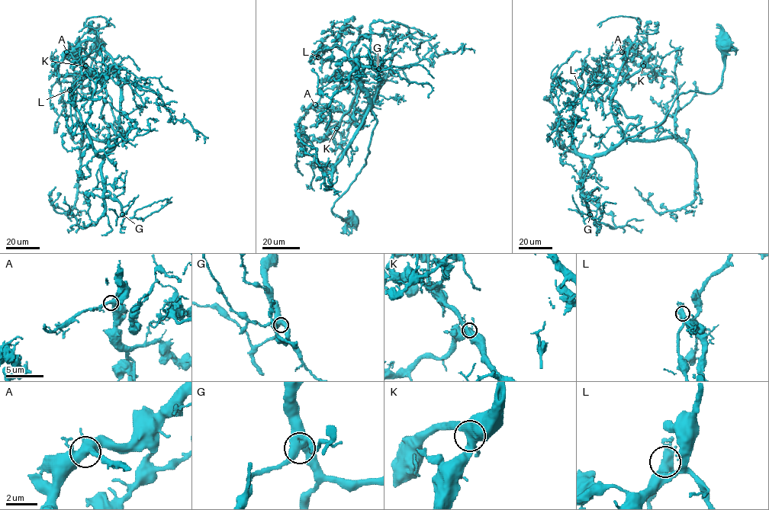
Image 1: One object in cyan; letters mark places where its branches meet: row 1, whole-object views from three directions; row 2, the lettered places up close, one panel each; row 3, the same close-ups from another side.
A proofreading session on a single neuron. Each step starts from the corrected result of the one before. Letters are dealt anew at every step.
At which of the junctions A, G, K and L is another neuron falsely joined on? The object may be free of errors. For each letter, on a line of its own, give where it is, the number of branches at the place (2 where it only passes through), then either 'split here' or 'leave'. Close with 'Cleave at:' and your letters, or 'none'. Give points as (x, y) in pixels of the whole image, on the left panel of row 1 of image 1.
A: at (66, 52); 4 branches meet; leave
G: at (122, 214); 4 branches meet; leave
K: at (85, 65); 4 branches meet; leave
L: at (69, 90); 4 branches meet; split here
Cleave at: L

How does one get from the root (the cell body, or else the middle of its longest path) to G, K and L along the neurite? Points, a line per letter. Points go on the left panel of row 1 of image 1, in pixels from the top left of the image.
G: (100, 44), (81, 91), (111, 100), (121, 135), (101, 176), (122, 214)
K: (100, 44), (90, 81), (81, 91), (110, 97), (120, 136), (101, 117), (106, 90), (85, 65)
L: (100, 44), (90, 81), (81, 91), (101, 91), (111, 100), (121, 135), (103, 155), (94, 150), (69, 90)

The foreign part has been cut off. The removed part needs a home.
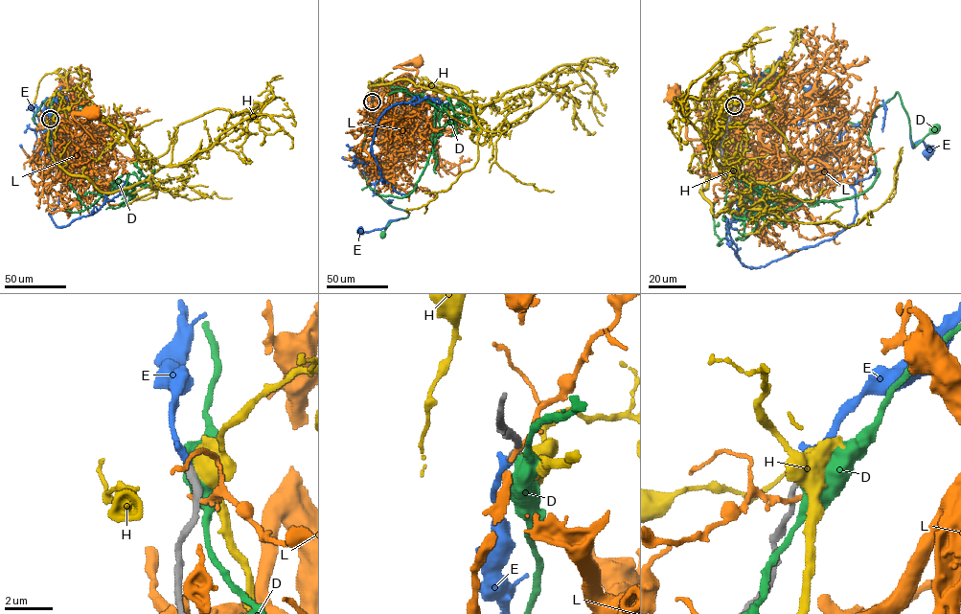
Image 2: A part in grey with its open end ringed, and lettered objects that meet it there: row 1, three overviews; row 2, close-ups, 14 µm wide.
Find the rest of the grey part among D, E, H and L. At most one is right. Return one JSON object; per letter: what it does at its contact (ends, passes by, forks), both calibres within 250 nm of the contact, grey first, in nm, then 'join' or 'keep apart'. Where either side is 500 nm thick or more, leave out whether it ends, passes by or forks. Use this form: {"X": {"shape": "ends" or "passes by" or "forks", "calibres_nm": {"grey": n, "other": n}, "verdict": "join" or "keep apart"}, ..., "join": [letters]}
{"D": {"calibres_nm": {"grey": 400, "other": 700}, "verdict": "keep apart"}, "E": {"shape": "ends", "calibres_nm": {"grey": 360, "other": 360}, "verdict": "join"}, "H": {"calibres_nm": {"grey": 380, "other": 600}, "verdict": "keep apart"}, "L": {"shape": "ends", "calibres_nm": {"grey": 260, "other": 240}, "verdict": "keep apart"}, "join": ["E"]}

